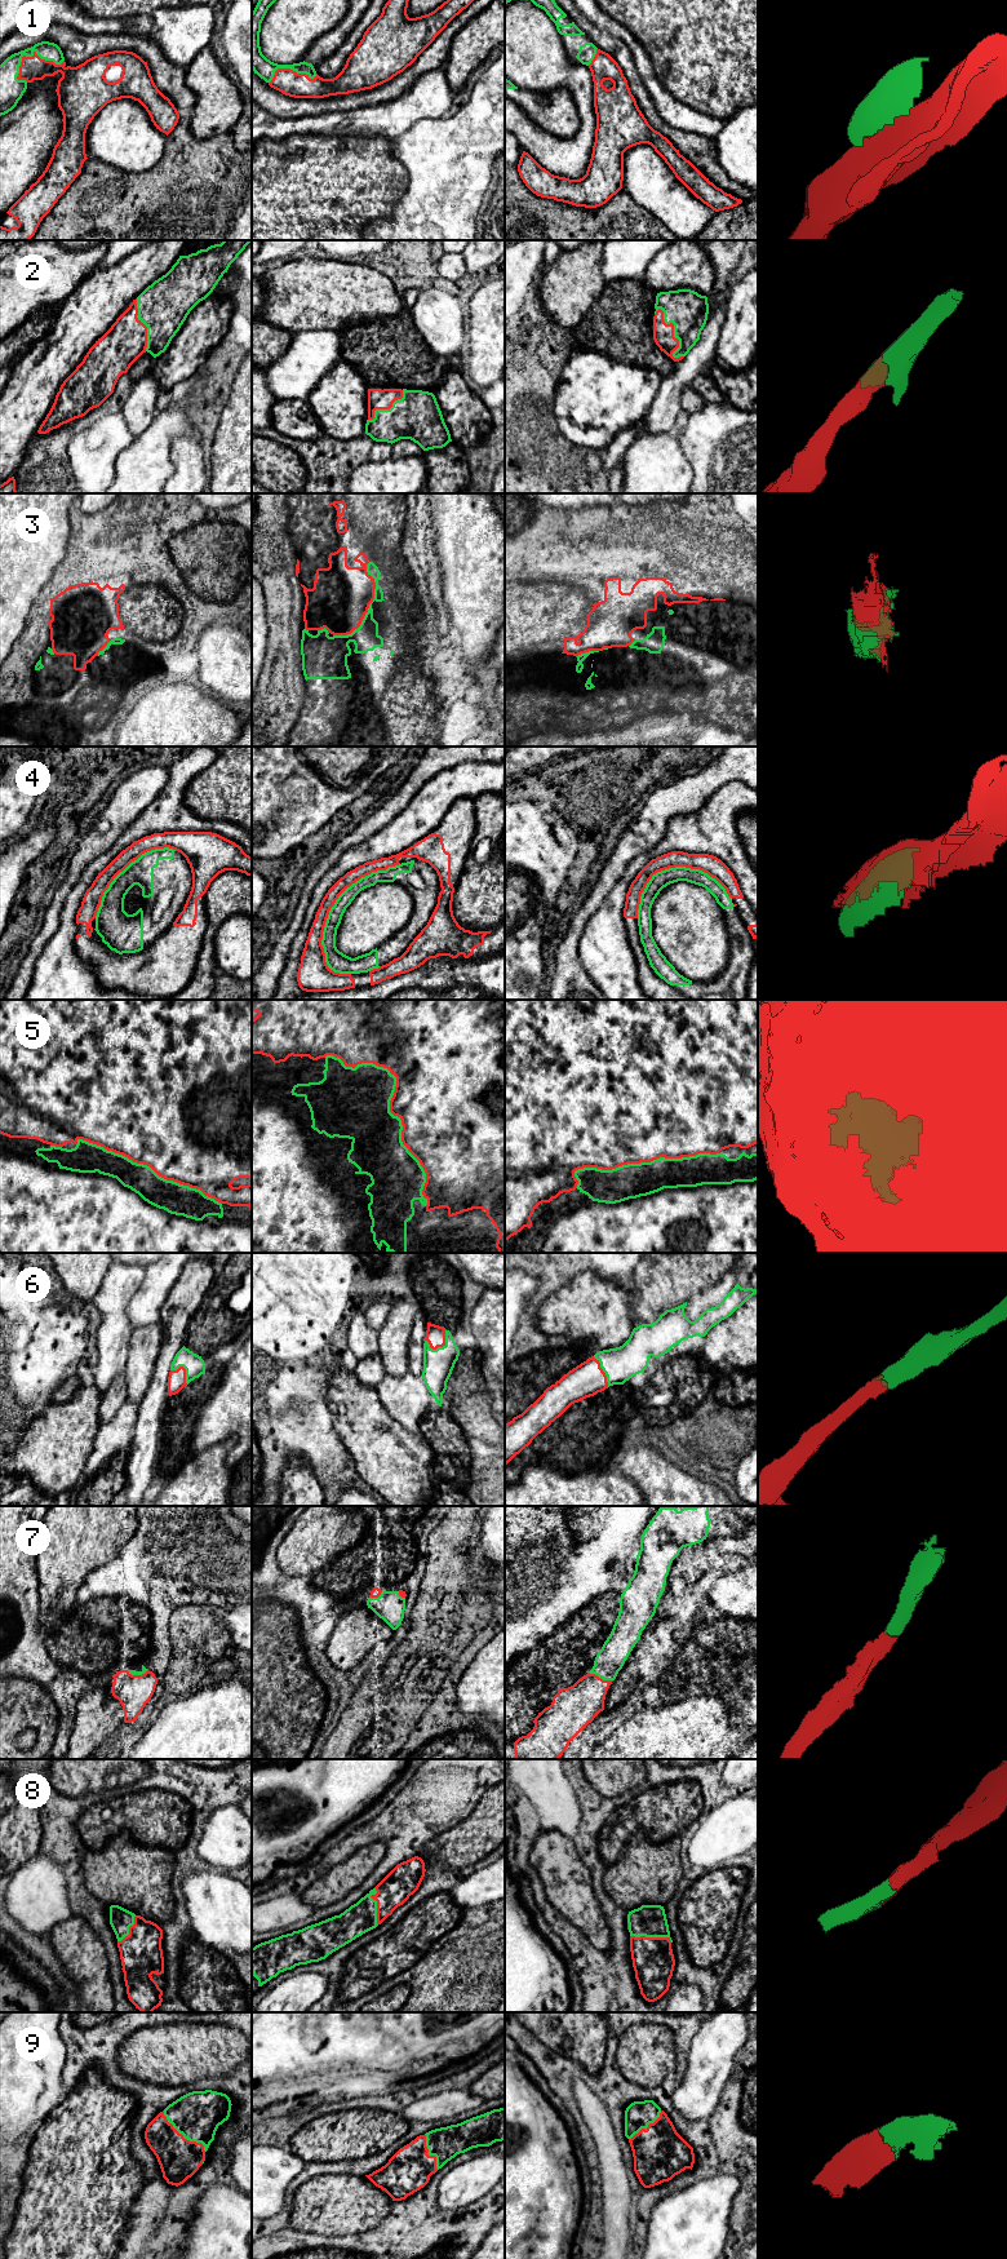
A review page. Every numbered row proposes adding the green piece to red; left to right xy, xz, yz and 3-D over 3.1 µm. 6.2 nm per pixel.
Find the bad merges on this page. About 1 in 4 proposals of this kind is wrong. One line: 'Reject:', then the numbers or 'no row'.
Reject: 4

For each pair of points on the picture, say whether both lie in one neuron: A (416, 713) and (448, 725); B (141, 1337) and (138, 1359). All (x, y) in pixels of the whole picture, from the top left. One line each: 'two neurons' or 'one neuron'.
A: two neurons
B: one neuron

